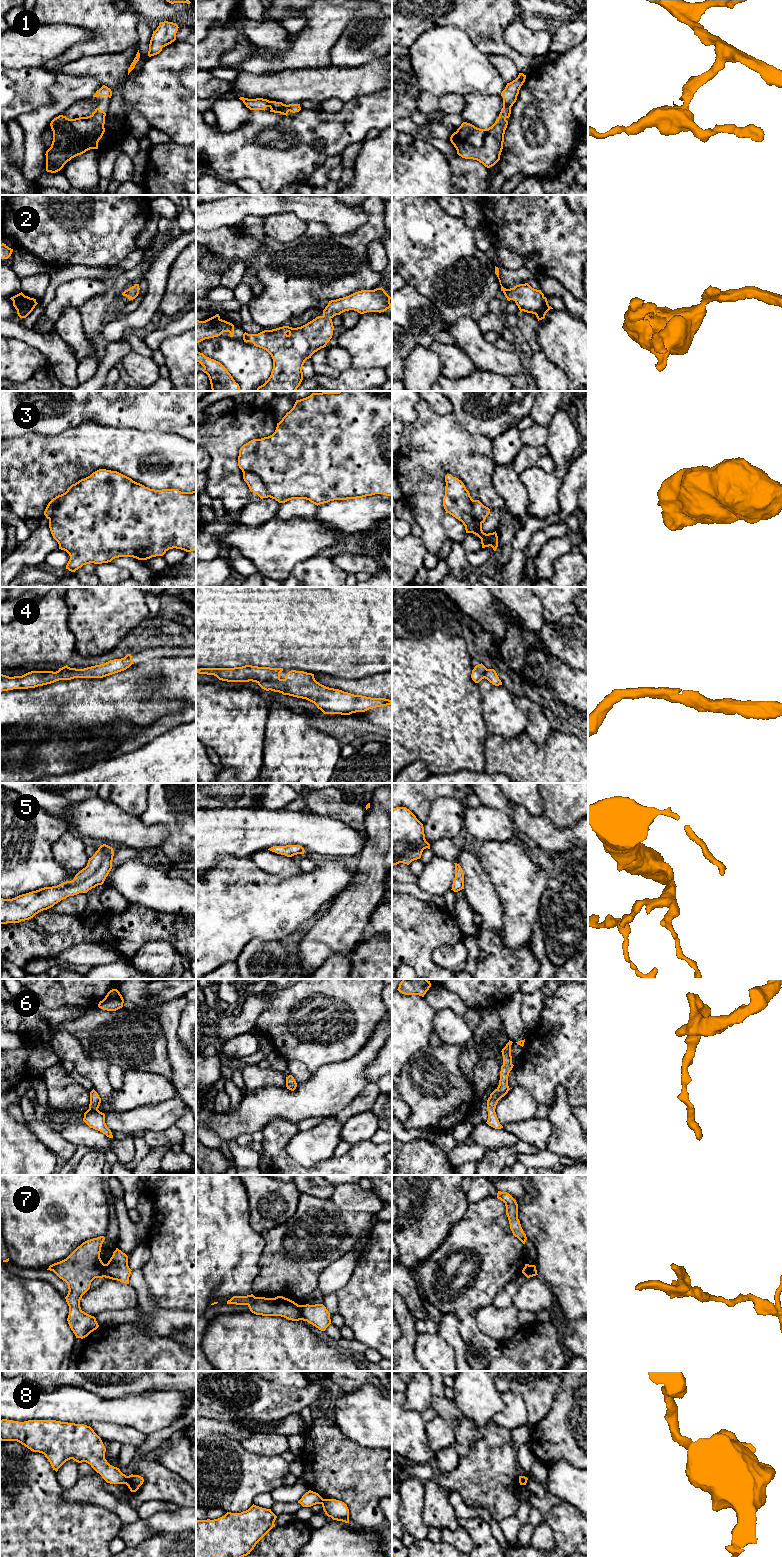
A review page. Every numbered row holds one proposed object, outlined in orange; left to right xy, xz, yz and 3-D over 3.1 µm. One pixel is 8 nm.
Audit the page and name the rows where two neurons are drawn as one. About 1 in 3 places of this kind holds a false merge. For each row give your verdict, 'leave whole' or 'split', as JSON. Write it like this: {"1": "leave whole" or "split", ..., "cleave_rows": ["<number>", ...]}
{"1": "leave whole", "2": "leave whole", "3": "split", "4": "leave whole", "5": "leave whole", "6": "leave whole", "7": "split", "8": "split", "cleave_rows": ["3", "7", "8"]}

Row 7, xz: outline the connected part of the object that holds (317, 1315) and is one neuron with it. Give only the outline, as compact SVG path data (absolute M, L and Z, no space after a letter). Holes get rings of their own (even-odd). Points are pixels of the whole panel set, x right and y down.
M323 1304L300 1305L301 1317L321 1331L331 1324L330 1313Z

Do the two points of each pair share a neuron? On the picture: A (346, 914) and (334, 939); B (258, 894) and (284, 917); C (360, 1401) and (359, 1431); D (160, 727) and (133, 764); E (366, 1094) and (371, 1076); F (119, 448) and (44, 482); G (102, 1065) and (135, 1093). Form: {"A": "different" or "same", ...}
{"A": "same", "B": "same", "C": "same", "D": "different", "E": "different", "F": "same", "G": "different"}

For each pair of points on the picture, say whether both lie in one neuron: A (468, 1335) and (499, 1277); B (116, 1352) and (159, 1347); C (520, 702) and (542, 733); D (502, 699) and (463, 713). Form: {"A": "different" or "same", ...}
{"A": "same", "B": "same", "C": "same", "D": "different"}

